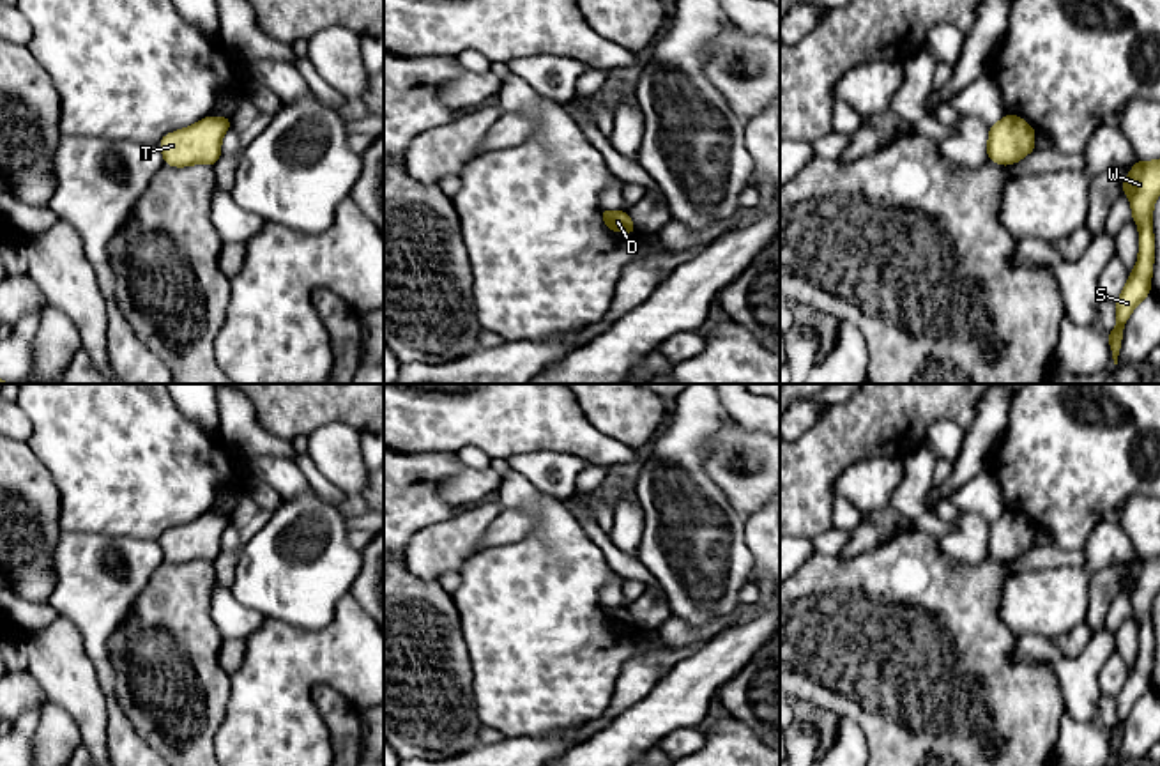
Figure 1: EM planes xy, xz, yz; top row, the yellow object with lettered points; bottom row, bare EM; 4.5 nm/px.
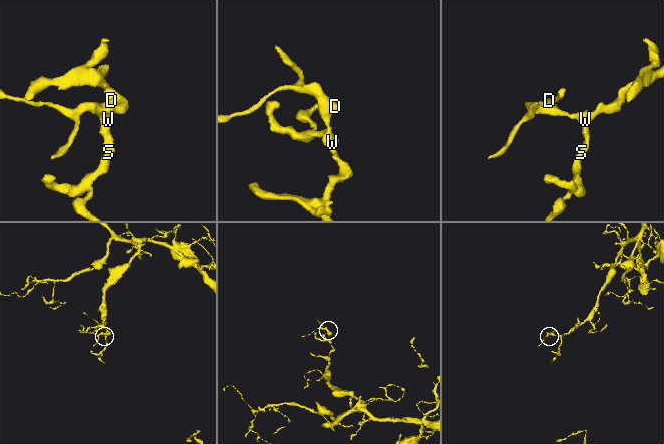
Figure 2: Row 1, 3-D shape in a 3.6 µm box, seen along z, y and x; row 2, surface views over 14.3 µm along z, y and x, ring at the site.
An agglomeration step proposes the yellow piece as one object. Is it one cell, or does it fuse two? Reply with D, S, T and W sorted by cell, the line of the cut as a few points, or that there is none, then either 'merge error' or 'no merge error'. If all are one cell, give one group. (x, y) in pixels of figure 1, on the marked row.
D S T W; no cut; no merge error

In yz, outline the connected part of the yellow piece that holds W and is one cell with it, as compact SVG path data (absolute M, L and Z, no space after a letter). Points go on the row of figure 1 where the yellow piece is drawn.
M1160 159L1135 161L1121 193L1130 196L1132 219L1139 225L1139 258L1121 295L1116 299L1118 326L1109 331L1109 343L1114 364L1121 352L1121 336L1125 324L1135 306L1151 294L1151 272L1155 260L1153 239L1153 203L1160 195Z

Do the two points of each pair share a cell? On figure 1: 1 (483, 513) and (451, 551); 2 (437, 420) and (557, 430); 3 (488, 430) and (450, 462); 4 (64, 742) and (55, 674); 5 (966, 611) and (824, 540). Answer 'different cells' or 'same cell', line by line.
1: same cell
2: same cell
3: different cells
4: different cells
5: different cells

